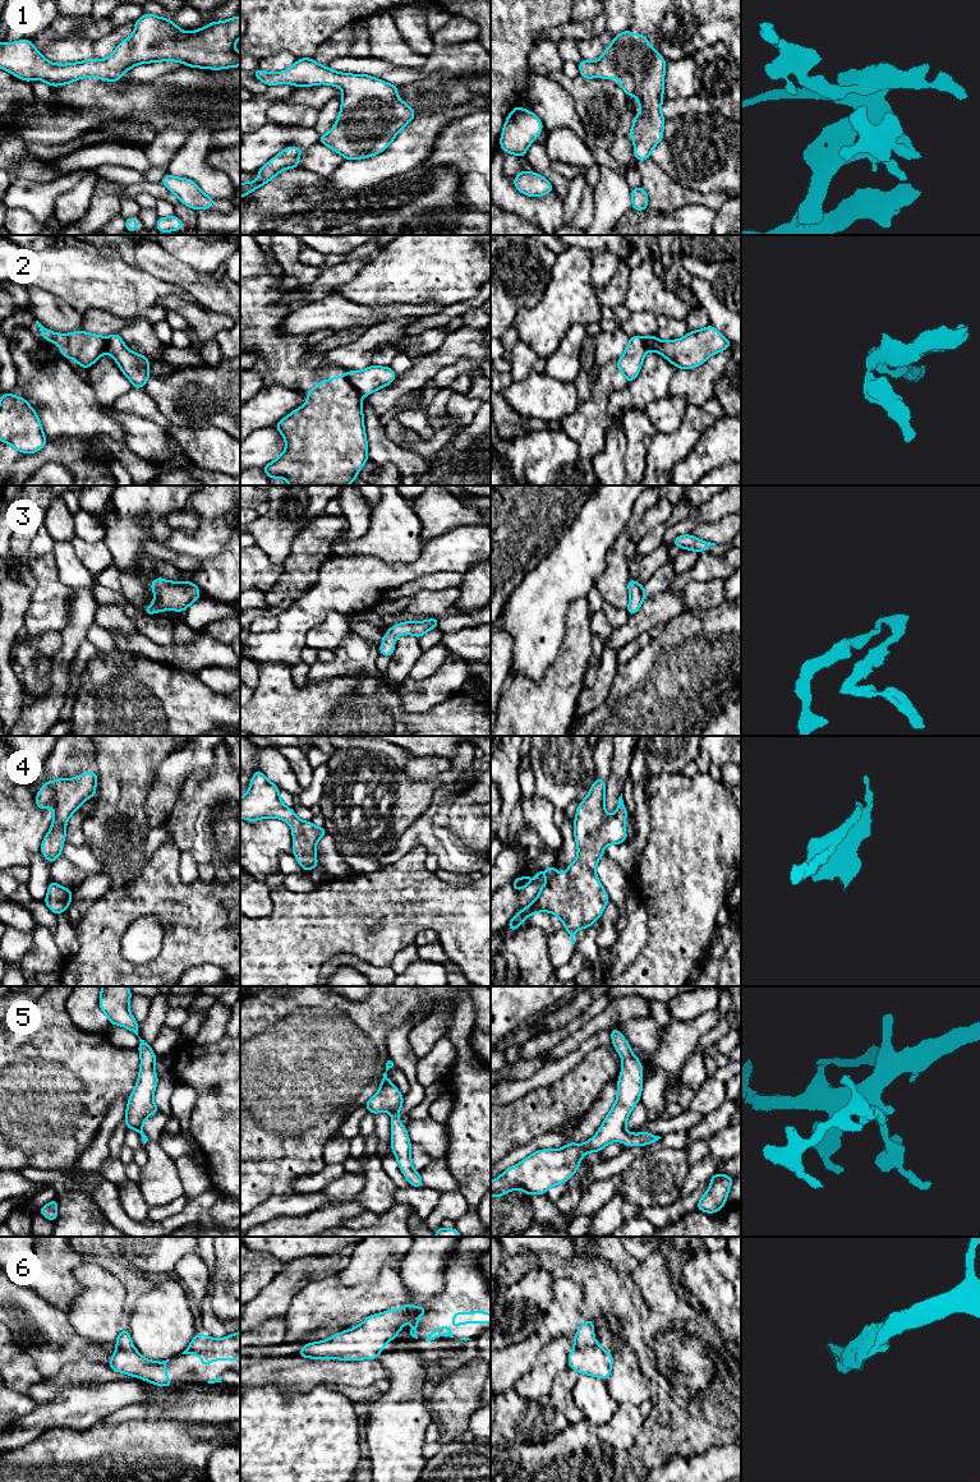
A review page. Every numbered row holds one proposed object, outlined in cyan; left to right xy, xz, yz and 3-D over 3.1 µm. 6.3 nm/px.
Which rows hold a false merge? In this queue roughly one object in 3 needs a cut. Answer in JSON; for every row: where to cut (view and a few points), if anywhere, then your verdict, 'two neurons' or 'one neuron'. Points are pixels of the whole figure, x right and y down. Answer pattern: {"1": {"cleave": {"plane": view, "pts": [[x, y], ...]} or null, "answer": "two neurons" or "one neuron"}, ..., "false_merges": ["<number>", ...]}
{"1": {"cleave": null, "answer": "one neuron"}, "2": {"cleave": {"plane": "xz", "pts": [[344, 374], [362, 395]]}, "answer": "two neurons"}, "3": {"cleave": null, "answer": "one neuron"}, "4": {"cleave": null, "answer": "one neuron"}, "5": {"cleave": null, "answer": "one neuron"}, "6": {"cleave": null, "answer": "one neuron"}, "false_merges": ["2"]}

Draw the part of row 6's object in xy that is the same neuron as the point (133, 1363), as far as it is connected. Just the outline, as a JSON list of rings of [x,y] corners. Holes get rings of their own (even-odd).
[[[126,1327],[120,1331],[115,1343],[116,1350],[112,1353],[111,1361],[107,1363],[115,1372],[124,1372],[128,1376],[134,1376],[165,1387],[174,1384],[167,1379],[167,1371],[165,1368],[170,1359],[153,1362],[141,1356],[134,1348]]]

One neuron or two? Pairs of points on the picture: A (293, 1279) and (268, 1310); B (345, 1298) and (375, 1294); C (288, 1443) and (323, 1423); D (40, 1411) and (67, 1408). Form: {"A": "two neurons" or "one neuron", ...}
{"A": "one neuron", "B": "one neuron", "C": "one neuron", "D": "one neuron"}

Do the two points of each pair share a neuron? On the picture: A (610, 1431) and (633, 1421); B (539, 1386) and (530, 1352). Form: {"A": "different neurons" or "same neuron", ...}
{"A": "same neuron", "B": "different neurons"}

